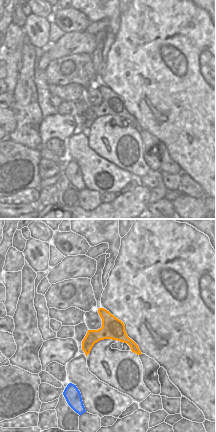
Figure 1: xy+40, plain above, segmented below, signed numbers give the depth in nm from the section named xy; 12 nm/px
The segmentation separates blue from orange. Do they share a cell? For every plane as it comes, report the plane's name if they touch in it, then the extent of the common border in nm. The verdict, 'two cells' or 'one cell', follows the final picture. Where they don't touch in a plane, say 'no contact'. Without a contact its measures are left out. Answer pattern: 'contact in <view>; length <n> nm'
no contact

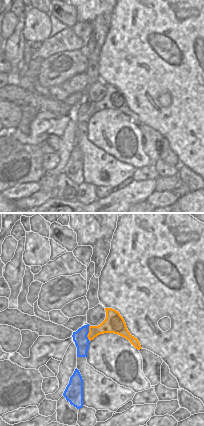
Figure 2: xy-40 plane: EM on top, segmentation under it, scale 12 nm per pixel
contact in xy-40; length 200 nm

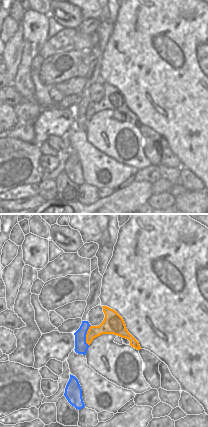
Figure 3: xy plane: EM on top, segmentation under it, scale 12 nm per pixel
contact in xy; length 260 nm

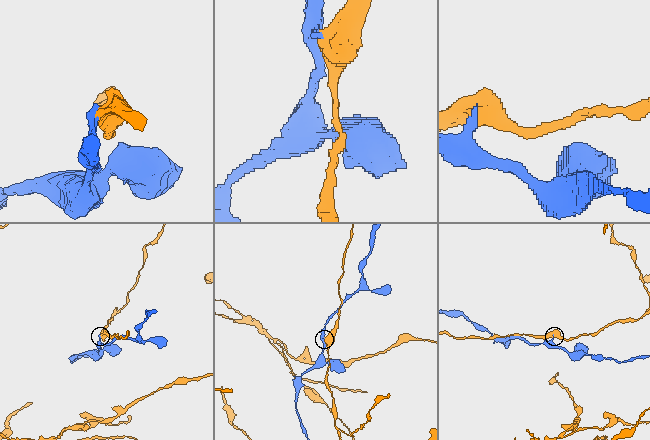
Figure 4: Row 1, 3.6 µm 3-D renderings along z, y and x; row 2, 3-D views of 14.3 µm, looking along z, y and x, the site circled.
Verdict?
two cells

